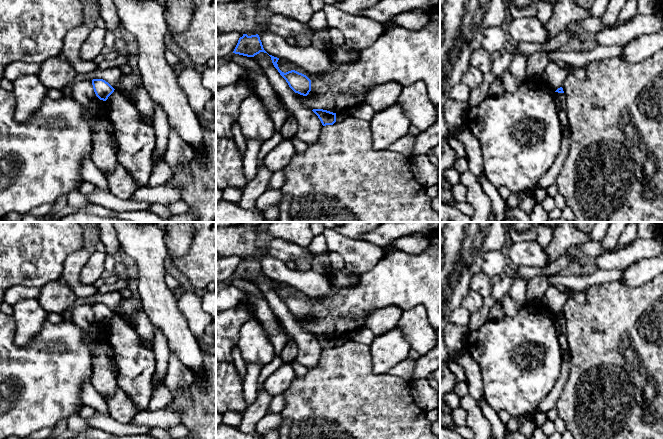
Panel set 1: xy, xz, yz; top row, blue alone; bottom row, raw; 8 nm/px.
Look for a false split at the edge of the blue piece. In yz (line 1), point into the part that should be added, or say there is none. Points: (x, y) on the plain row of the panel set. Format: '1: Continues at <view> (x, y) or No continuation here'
1: No continuation here

